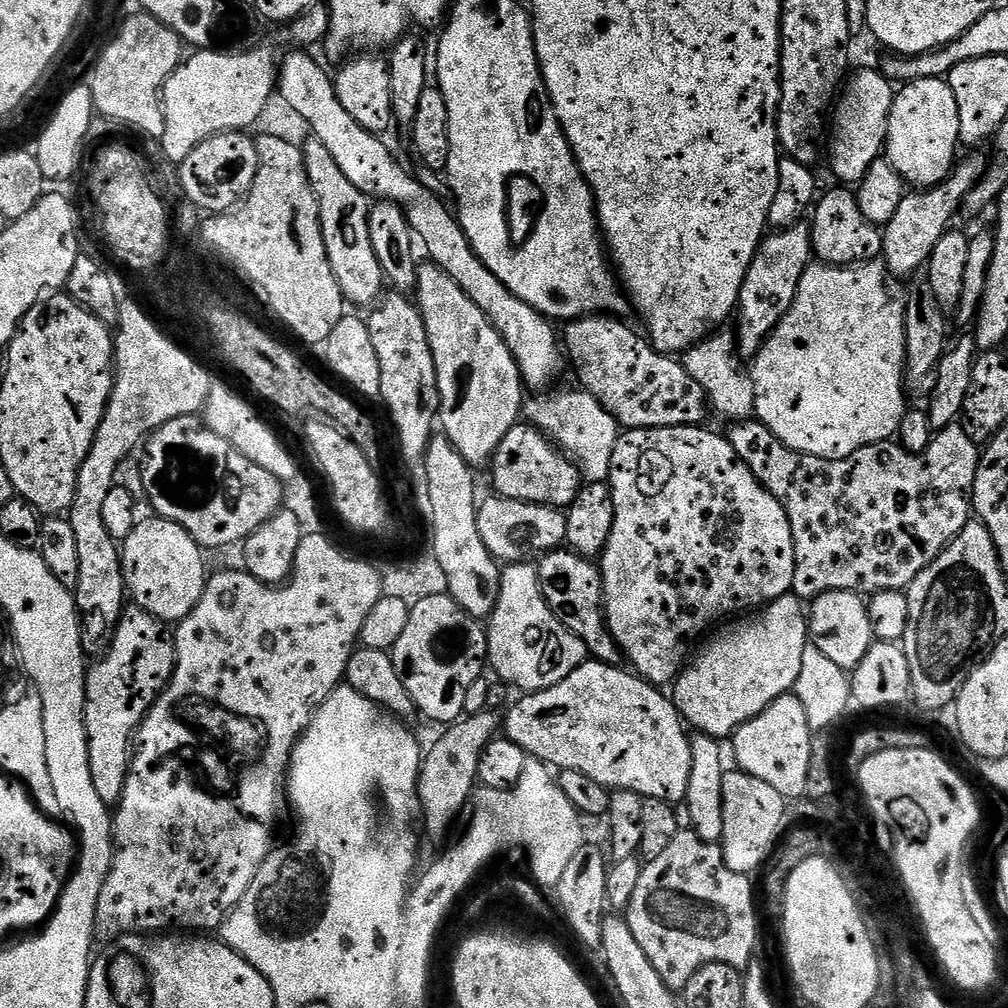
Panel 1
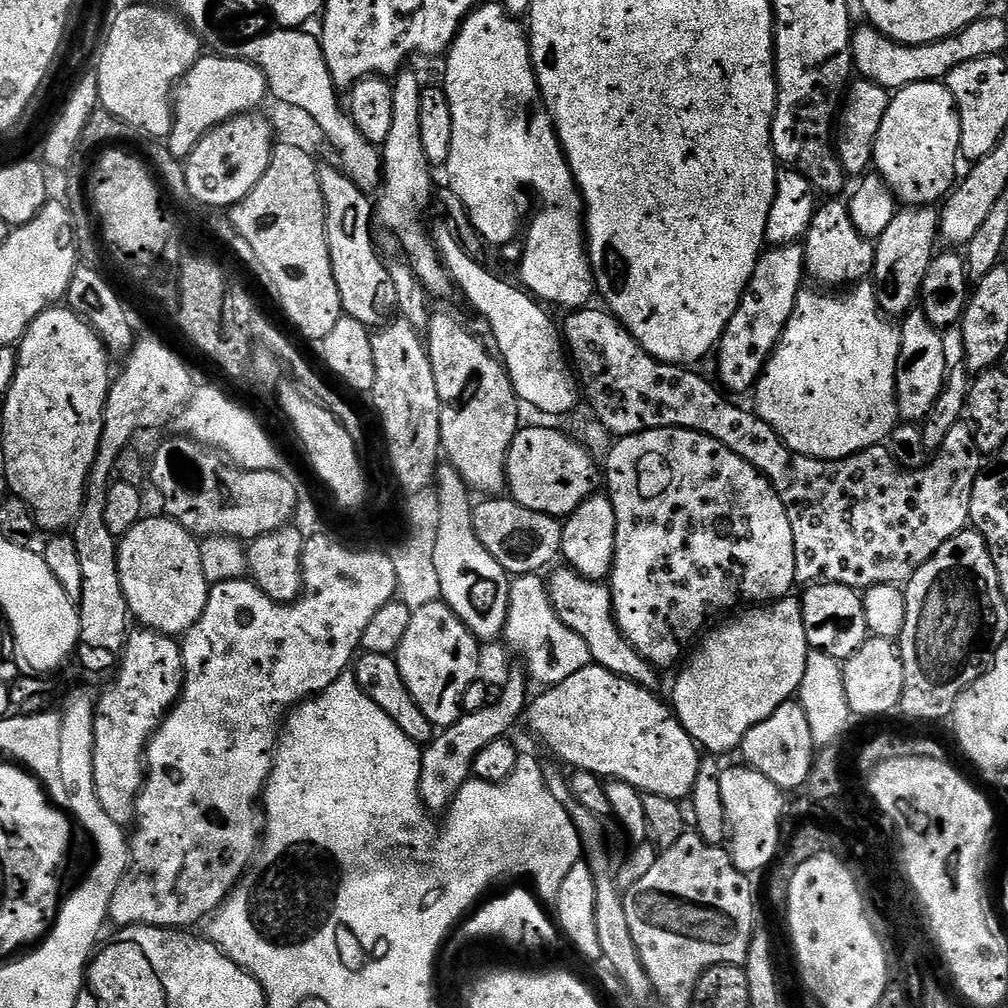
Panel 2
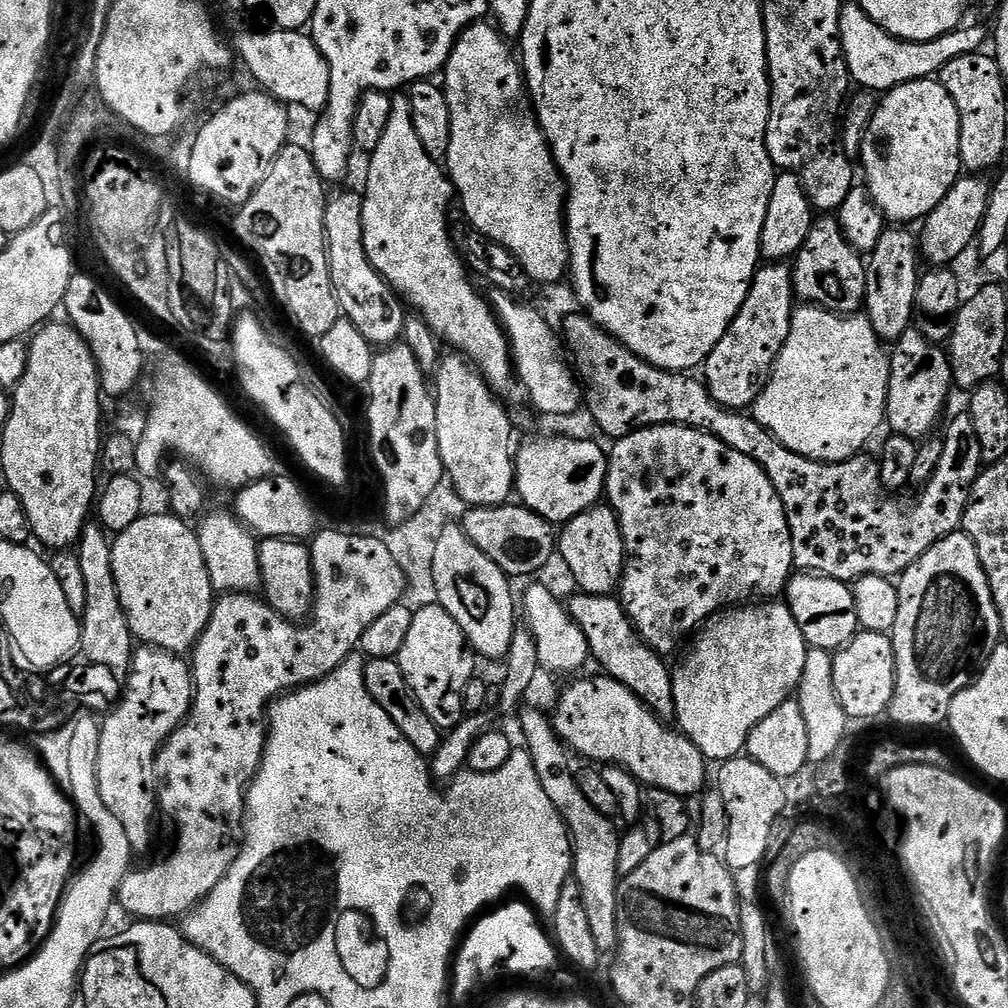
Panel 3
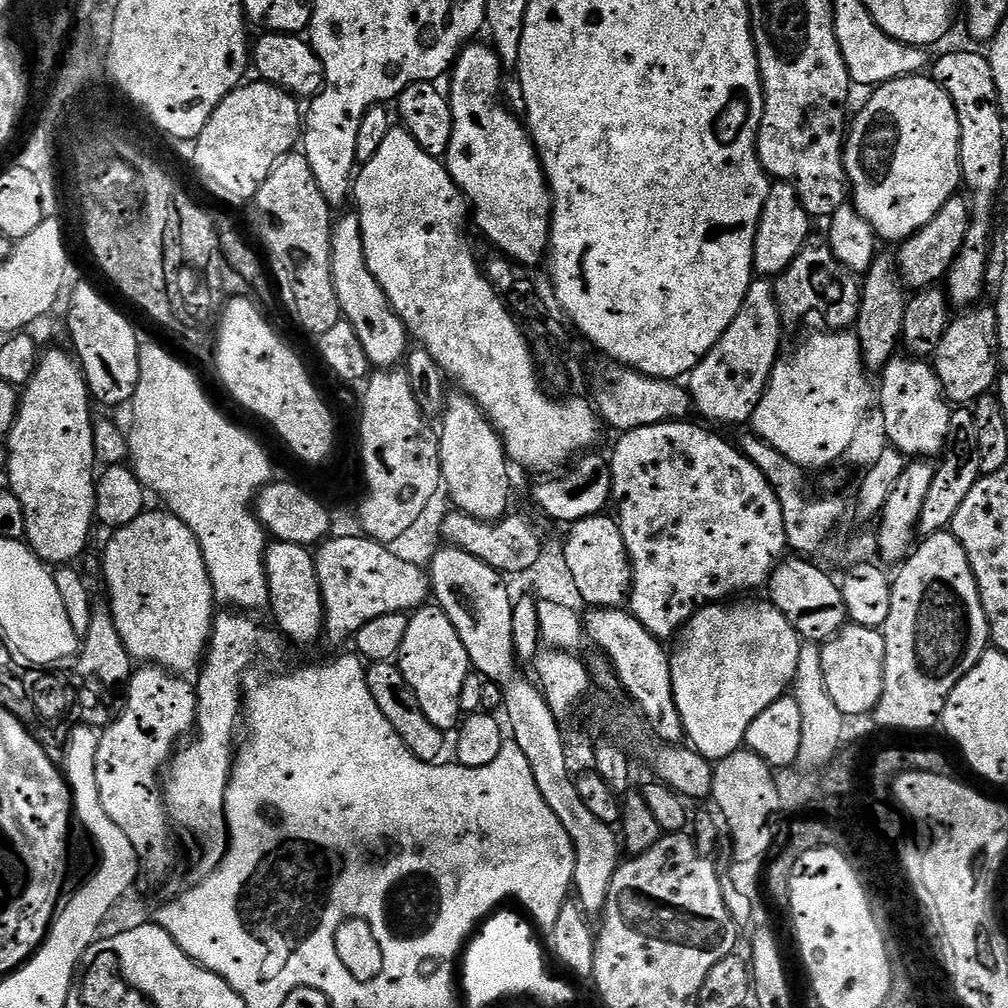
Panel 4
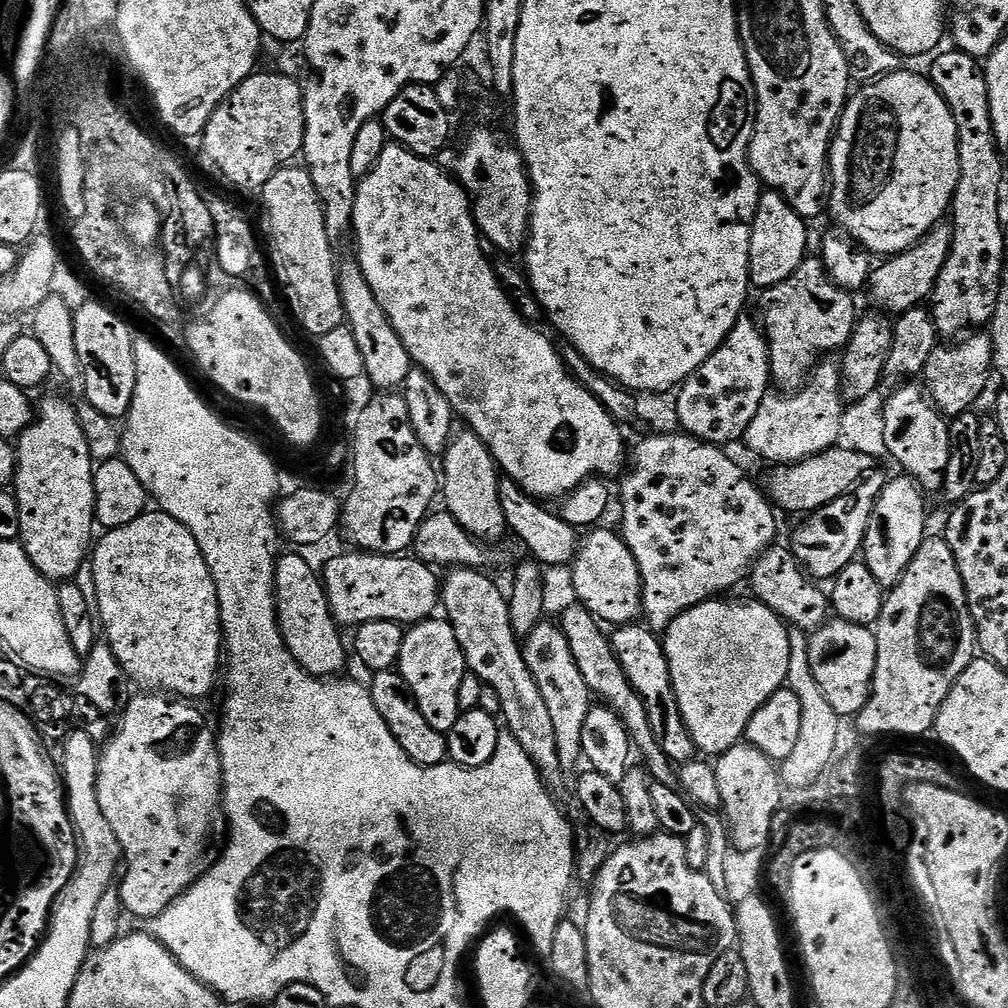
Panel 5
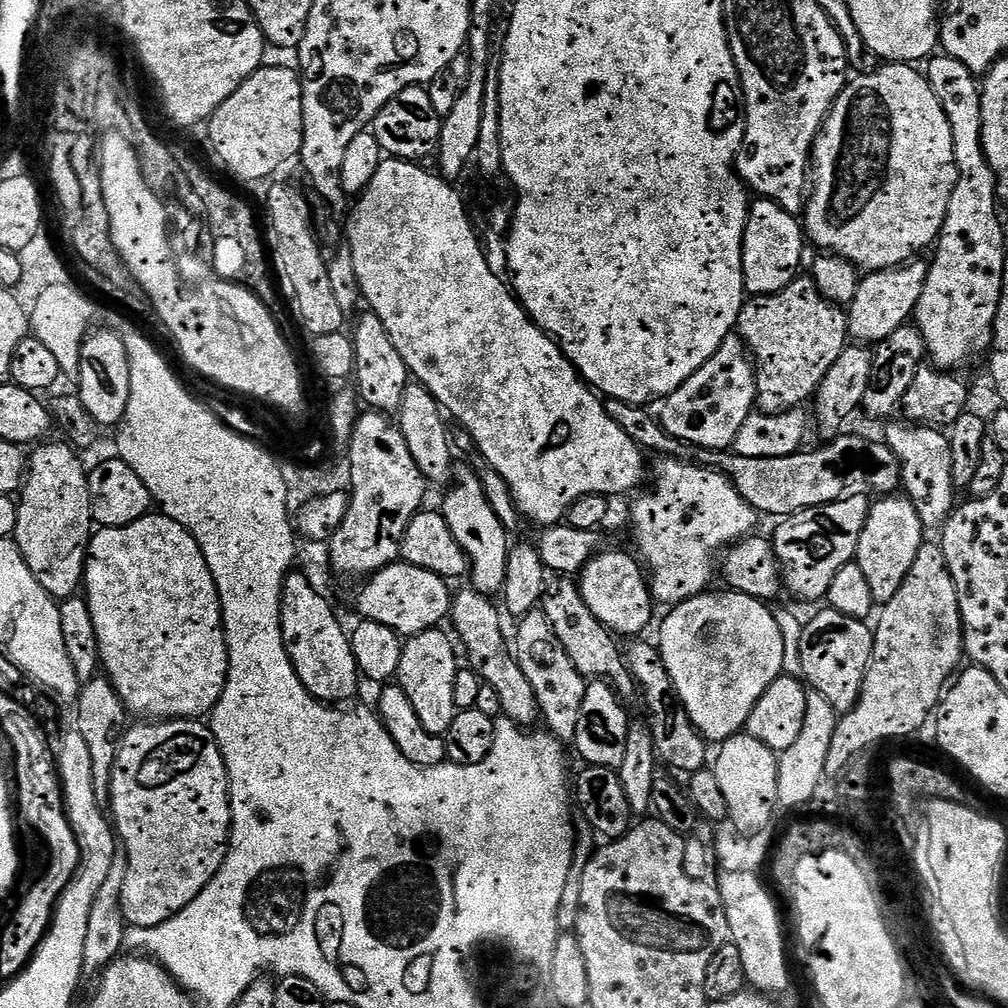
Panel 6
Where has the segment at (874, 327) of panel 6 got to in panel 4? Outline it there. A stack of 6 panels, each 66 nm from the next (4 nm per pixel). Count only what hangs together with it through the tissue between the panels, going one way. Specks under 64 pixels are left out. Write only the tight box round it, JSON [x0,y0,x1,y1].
[894,194,971,290]

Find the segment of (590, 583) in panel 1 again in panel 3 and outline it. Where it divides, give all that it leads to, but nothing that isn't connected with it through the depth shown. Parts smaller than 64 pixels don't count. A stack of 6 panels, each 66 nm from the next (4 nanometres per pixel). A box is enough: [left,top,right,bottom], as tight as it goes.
[567,594,676,722]

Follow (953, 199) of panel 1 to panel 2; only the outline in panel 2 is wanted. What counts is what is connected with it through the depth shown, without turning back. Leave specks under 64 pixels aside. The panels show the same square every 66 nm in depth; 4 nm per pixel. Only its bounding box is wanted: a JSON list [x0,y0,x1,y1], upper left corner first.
[870,206,940,318]

